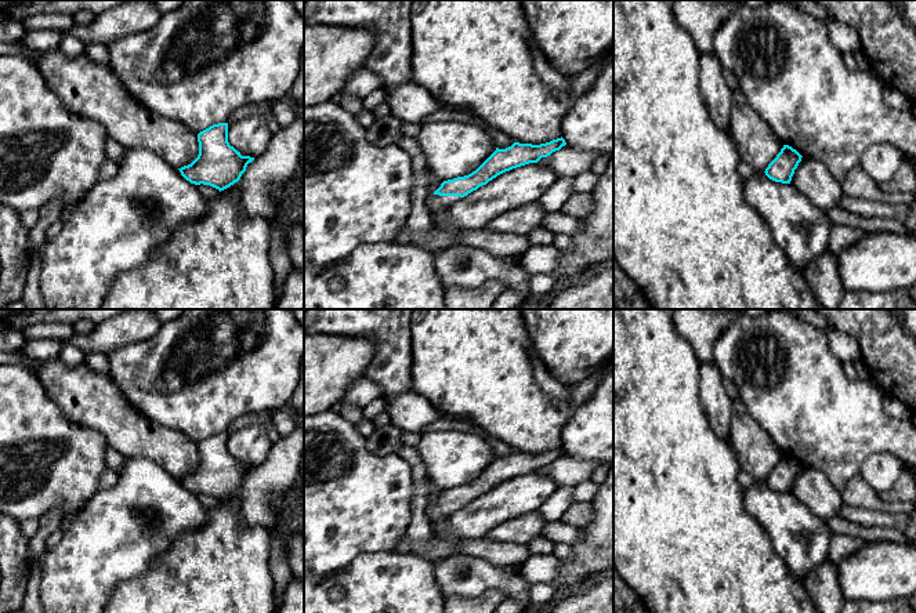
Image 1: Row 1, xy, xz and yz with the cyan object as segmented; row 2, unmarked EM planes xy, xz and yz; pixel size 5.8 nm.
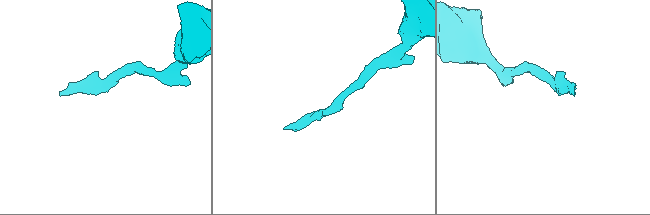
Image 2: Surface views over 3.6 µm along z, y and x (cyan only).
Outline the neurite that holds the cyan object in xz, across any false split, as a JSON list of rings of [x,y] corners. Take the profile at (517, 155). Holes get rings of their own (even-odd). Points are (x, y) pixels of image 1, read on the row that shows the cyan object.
[[[561,137],[540,145],[514,142],[506,149],[496,148],[471,174],[443,181],[434,195],[426,199],[427,208],[432,213],[449,207],[497,175],[529,163],[537,163],[565,145],[566,142]]]

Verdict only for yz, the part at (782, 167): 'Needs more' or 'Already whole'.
Already whole

